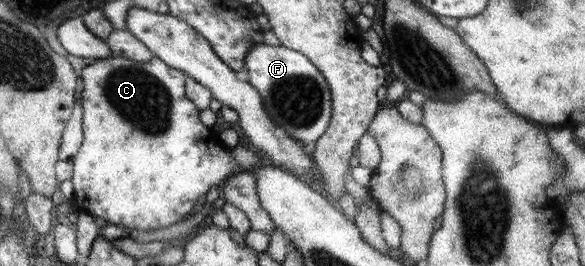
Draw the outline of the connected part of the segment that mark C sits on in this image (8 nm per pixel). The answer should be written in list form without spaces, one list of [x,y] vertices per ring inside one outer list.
[[[110,56],[108,59],[95,60],[92,65],[87,65],[81,70],[81,85],[83,85],[83,92],[79,103],[82,108],[82,144],[79,146],[77,153],[69,160],[73,167],[71,179],[73,198],[75,208],[77,211],[83,211],[95,217],[101,217],[103,221],[107,221],[109,225],[116,225],[127,229],[129,232],[133,231],[155,231],[162,227],[169,227],[173,223],[177,223],[181,219],[186,219],[189,211],[193,209],[193,205],[197,199],[211,189],[217,188],[223,184],[227,177],[235,175],[235,173],[248,171],[256,162],[255,151],[251,148],[235,146],[232,149],[223,148],[219,144],[219,139],[214,137],[214,133],[210,127],[205,127],[199,121],[199,110],[193,105],[193,102],[186,99],[184,95],[184,79],[185,75],[182,71],[167,67],[163,61],[152,57],[150,62],[139,63],[131,59],[123,57]]]

